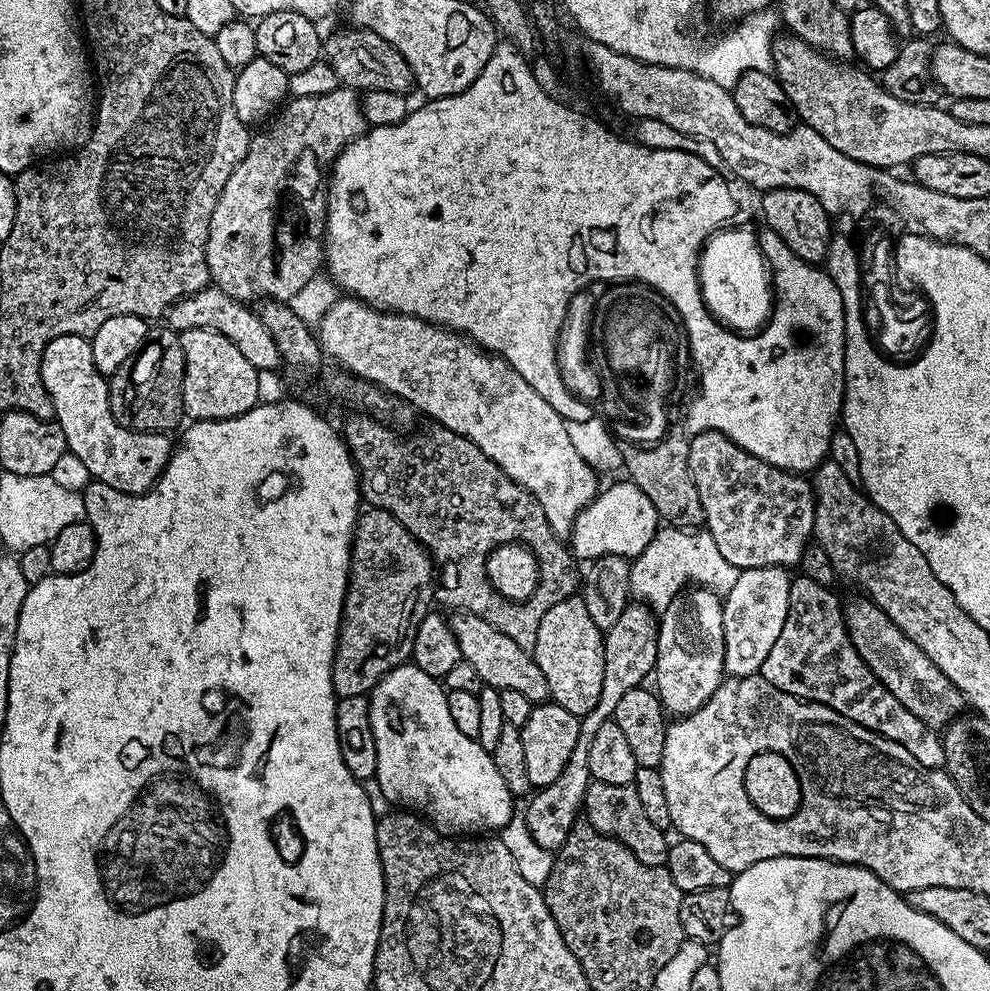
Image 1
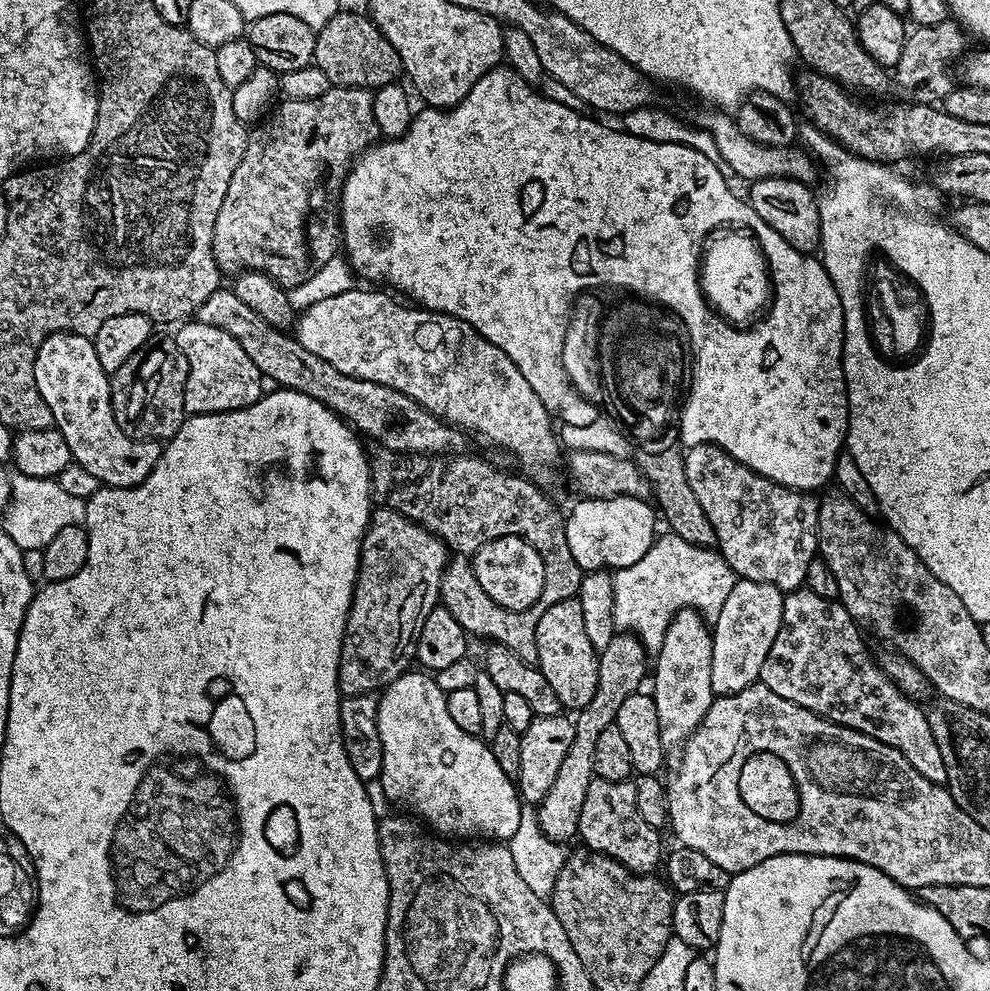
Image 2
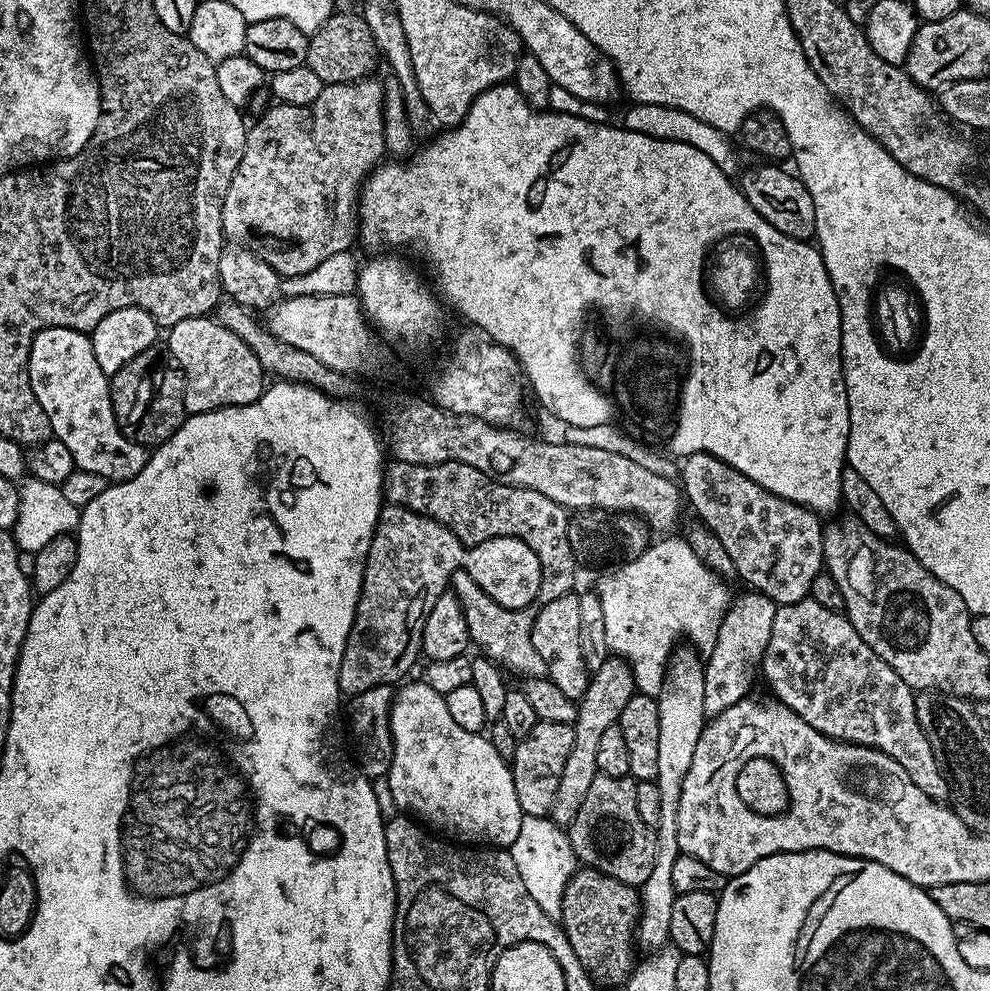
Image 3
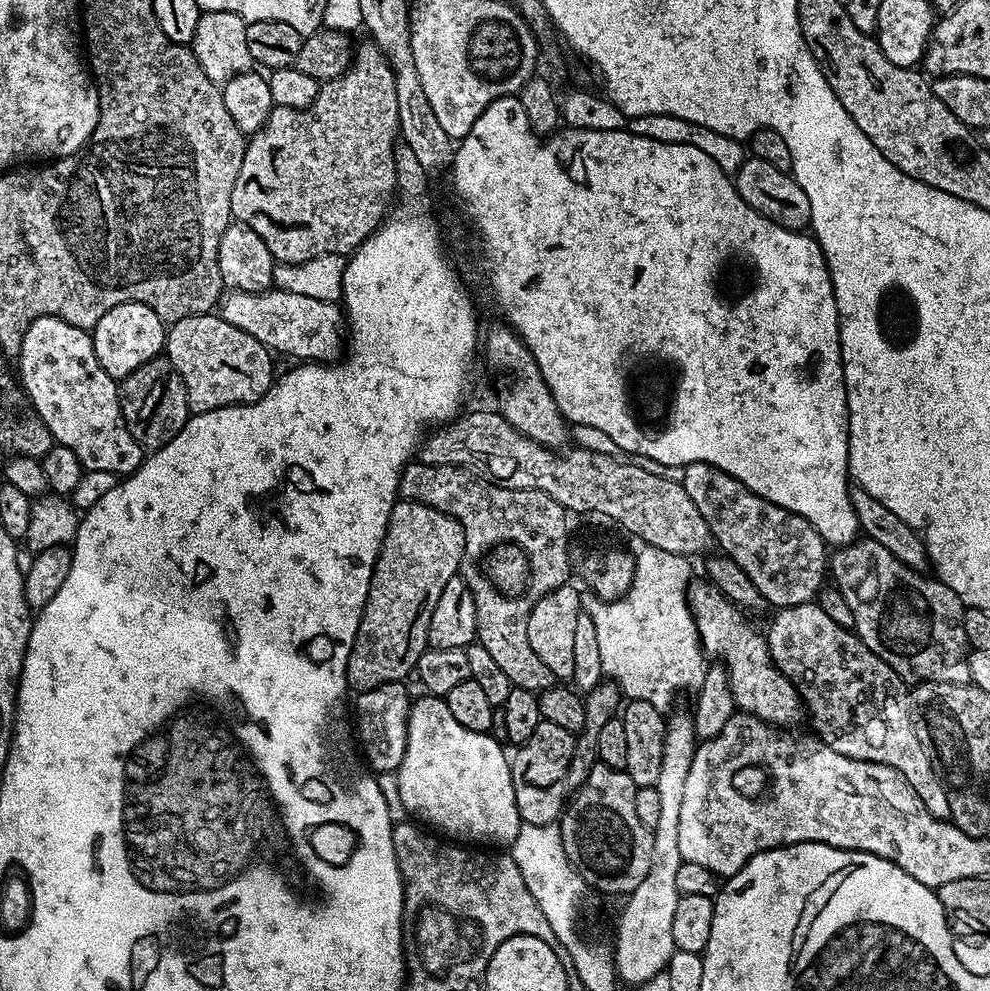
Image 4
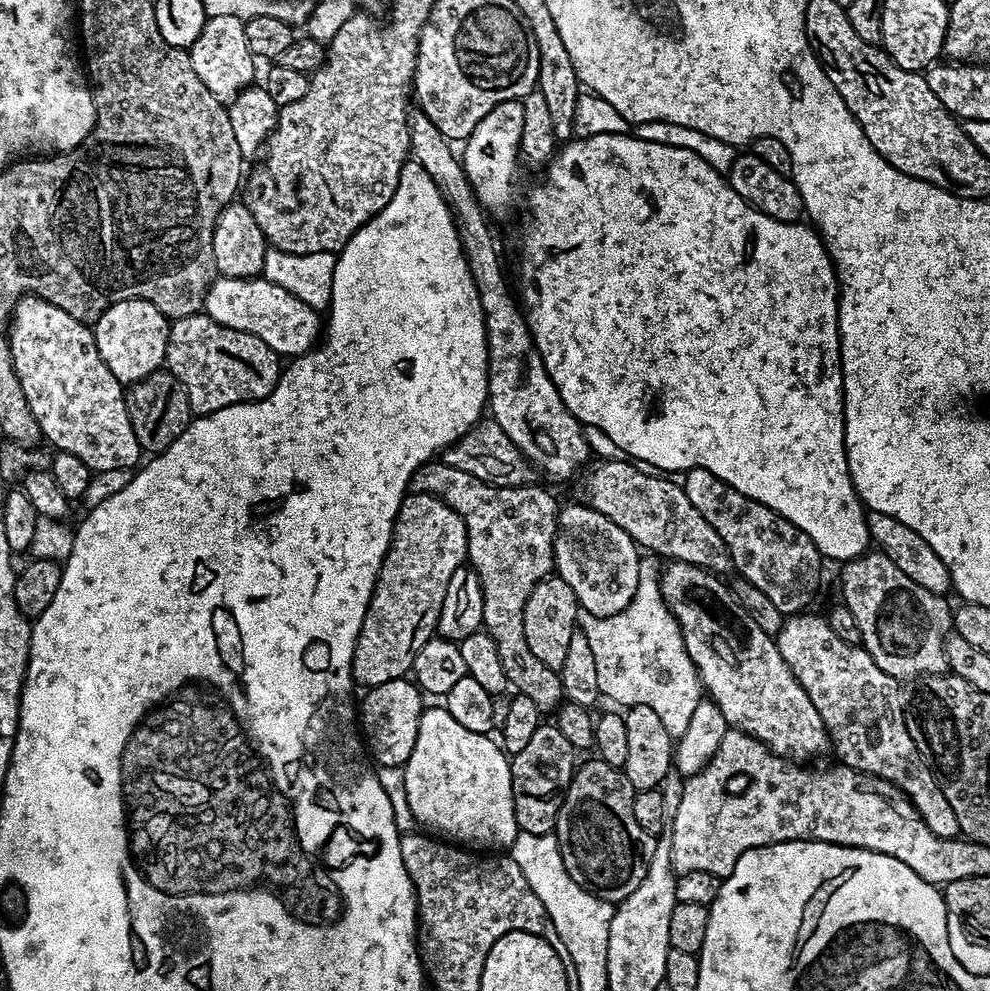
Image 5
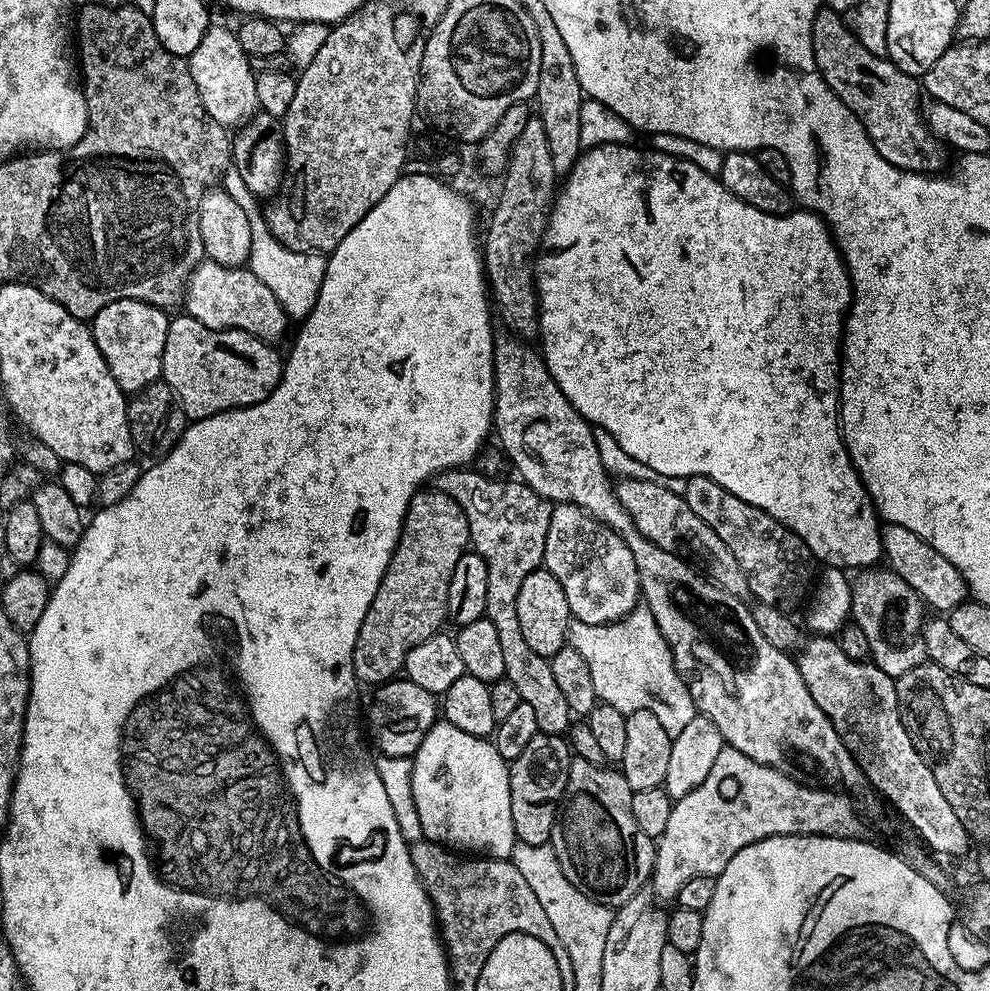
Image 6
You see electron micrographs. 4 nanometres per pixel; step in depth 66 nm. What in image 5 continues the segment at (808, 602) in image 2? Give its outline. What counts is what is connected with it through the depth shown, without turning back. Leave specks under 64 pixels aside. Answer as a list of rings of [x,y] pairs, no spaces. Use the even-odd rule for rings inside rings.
[[[789,615],[774,639],[778,646],[778,654],[782,654],[782,662],[790,666],[802,690],[806,690],[806,698],[810,698],[810,702],[814,702],[814,710],[822,714],[822,722],[828,731],[831,747],[834,752],[836,748],[837,754],[840,755],[839,763],[845,768],[869,772],[872,776],[888,780],[907,796],[908,801],[918,810],[918,814],[922,814],[926,826],[934,830],[934,834],[947,840],[959,837],[961,831],[958,818],[954,818],[954,810],[950,807],[950,802],[946,802],[946,794],[942,794],[935,772],[920,755],[920,751],[914,746],[914,738],[910,738],[906,730],[902,692],[900,696],[901,681],[886,674],[886,670],[882,670],[882,666],[878,666],[878,662],[874,662],[871,654],[861,645],[842,642],[842,638],[838,638],[834,630],[830,630],[823,615],[808,615]]]

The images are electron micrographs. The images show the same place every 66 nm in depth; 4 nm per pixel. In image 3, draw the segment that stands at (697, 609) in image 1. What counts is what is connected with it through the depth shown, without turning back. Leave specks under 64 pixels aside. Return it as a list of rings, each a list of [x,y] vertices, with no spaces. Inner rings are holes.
[[[680,646],[673,651],[662,682],[662,690],[656,697],[658,774],[655,782],[658,794],[662,798],[662,807],[654,829],[654,870],[650,870],[650,878],[646,878],[646,882],[639,889],[640,919],[636,925],[639,947],[641,944],[644,948],[650,948],[648,950],[659,950],[669,943],[670,910],[674,910],[674,902],[678,895],[674,890],[674,862],[682,855],[678,846],[678,802],[682,798],[682,782],[686,782],[686,770],[690,770],[690,762],[694,762],[694,750],[698,746],[698,738],[702,738],[702,730],[706,723],[703,710],[705,661],[691,647],[688,648]]]

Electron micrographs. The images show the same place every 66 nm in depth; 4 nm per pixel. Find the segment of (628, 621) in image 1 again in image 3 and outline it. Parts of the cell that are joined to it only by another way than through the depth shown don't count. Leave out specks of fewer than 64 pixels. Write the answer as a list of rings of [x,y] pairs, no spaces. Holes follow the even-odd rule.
[[[609,655],[608,660],[589,675],[586,694],[582,694],[577,703],[576,720],[572,723],[574,746],[566,757],[566,770],[562,770],[562,782],[558,782],[558,790],[554,794],[550,819],[555,824],[567,826],[574,822],[574,817],[586,798],[586,790],[590,790],[590,782],[594,782],[598,775],[598,745],[602,742],[602,734],[605,730],[610,730],[610,726],[619,724],[622,710],[626,710],[626,702],[630,702],[634,695],[637,695],[634,674],[628,661],[618,656]]]

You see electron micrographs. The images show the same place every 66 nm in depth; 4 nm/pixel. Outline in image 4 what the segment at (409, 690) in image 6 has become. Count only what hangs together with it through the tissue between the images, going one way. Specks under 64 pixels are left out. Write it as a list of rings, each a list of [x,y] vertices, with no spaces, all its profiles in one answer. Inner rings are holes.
[[[395,680],[374,690],[359,693],[354,700],[354,732],[362,749],[363,759],[373,773],[395,772],[406,754],[406,734],[408,733],[408,709],[413,697],[408,696],[407,683]]]

